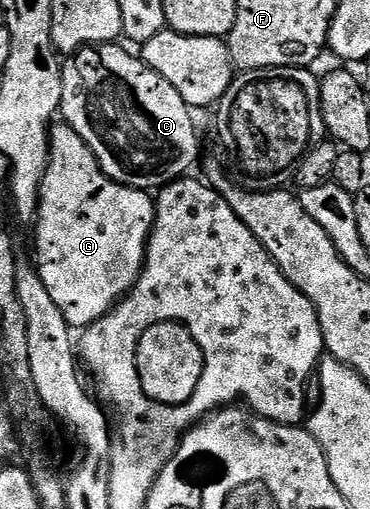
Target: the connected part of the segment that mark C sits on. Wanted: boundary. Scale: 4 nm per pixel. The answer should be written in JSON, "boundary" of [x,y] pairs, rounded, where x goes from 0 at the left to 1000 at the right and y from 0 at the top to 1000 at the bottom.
{"boundary":[[[327,86],[227,90],[168,128],[165,155],[162,230],[224,267],[273,336],[305,358],[424,377],[519,336],[532,310],[524,218],[368,104],[346,106]]]}

